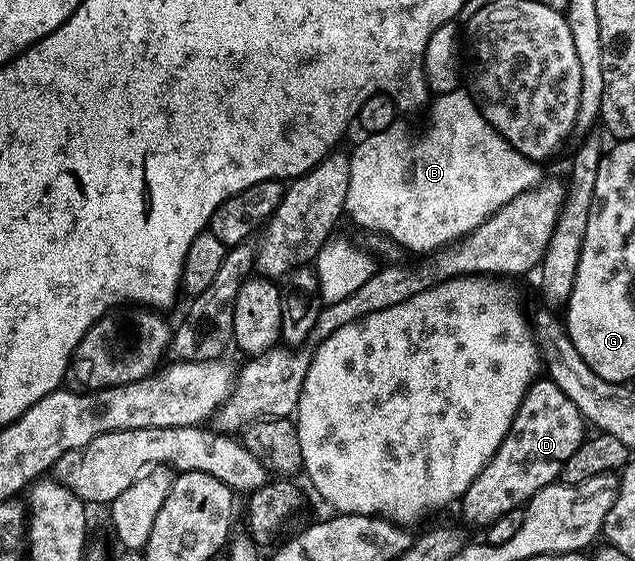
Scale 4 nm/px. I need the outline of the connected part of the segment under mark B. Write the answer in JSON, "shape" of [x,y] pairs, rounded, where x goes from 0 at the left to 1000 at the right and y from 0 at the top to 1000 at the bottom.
{"shape":[[[739,162],[694,166],[676,187],[676,200],[677,223],[666,242],[650,242],[643,230],[631,228],[631,219],[622,217],[611,232],[572,241],[557,271],[550,273],[553,310],[543,383],[553,385],[567,405],[583,406],[576,410],[584,415],[613,421],[635,444],[665,449],[658,453],[688,449],[726,428],[776,378],[806,360],[806,353],[843,335],[857,314],[843,287],[811,267],[769,219]]]}

